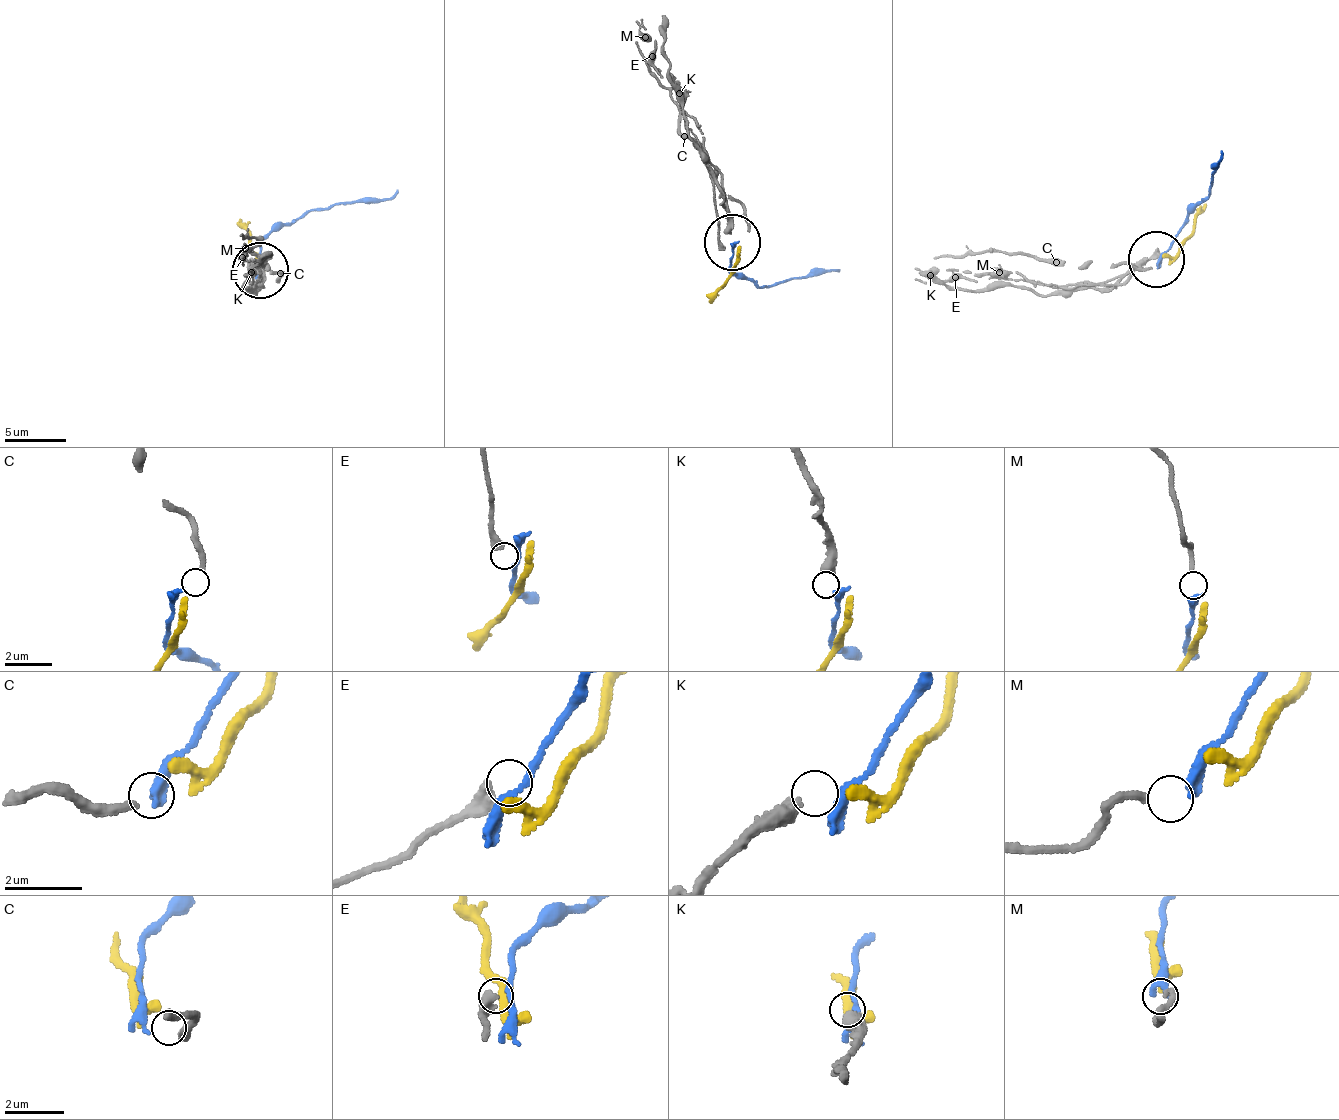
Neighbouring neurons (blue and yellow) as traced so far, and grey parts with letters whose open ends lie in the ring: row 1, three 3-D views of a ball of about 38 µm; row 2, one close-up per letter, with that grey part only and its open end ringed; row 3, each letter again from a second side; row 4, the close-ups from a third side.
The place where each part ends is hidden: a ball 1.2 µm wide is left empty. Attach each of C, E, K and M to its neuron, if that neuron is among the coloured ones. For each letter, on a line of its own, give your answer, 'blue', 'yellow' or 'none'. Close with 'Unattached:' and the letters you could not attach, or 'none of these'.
C: none
E: none
K: none
M: blue
Unattached: C, E, K

